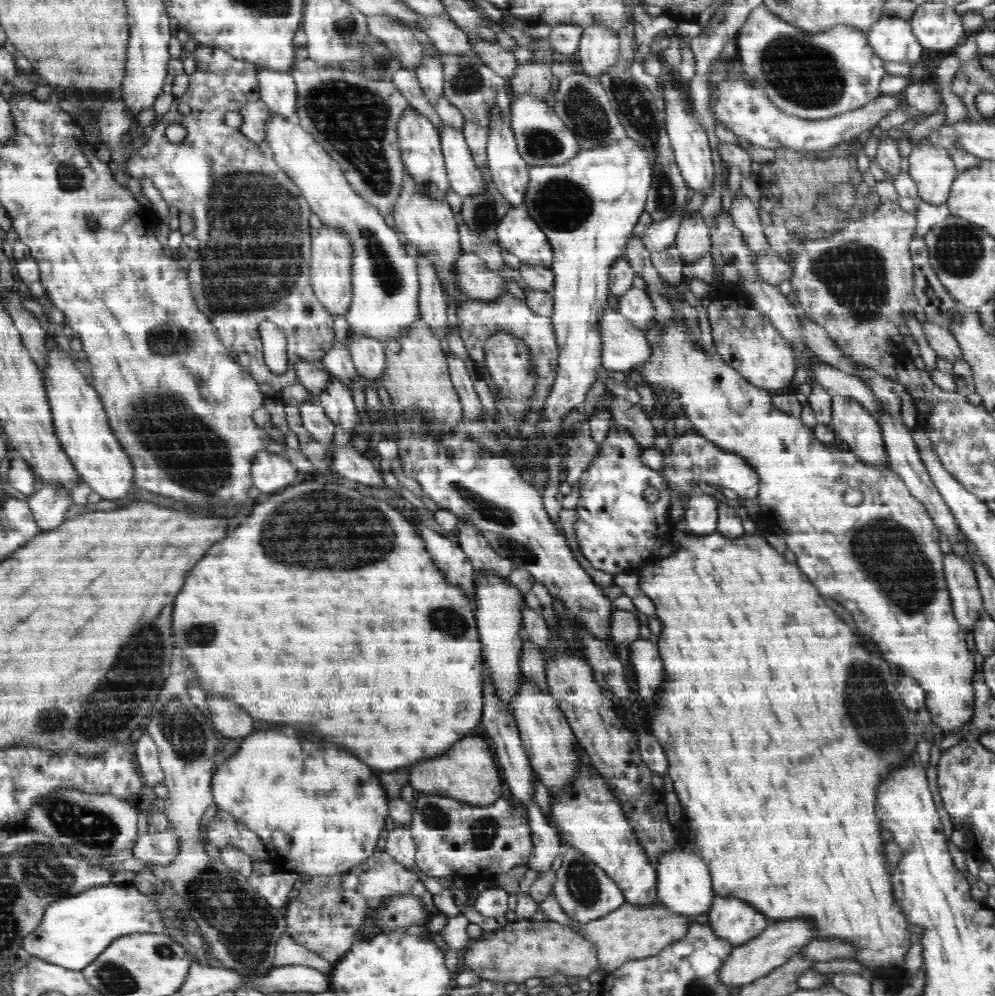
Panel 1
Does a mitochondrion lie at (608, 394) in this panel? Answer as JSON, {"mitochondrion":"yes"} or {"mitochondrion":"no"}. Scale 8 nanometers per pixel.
{"mitochondrion":"no"}

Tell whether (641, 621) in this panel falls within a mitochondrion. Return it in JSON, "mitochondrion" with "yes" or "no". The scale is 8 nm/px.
{"mitochondrion":"no"}

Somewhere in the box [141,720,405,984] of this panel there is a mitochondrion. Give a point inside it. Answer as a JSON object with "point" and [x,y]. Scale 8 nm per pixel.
{"point":[245,928]}

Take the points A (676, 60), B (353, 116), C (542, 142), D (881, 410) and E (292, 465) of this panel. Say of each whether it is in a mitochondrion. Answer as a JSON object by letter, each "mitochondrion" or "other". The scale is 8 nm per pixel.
{"A":"other","B":"mitochondrion","C":"mitochondrion","D":"other","E":"other"}

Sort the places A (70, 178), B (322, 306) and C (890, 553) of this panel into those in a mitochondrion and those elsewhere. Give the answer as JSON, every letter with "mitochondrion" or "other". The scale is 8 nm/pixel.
{"A":"mitochondrion","B":"other","C":"mitochondrion"}

